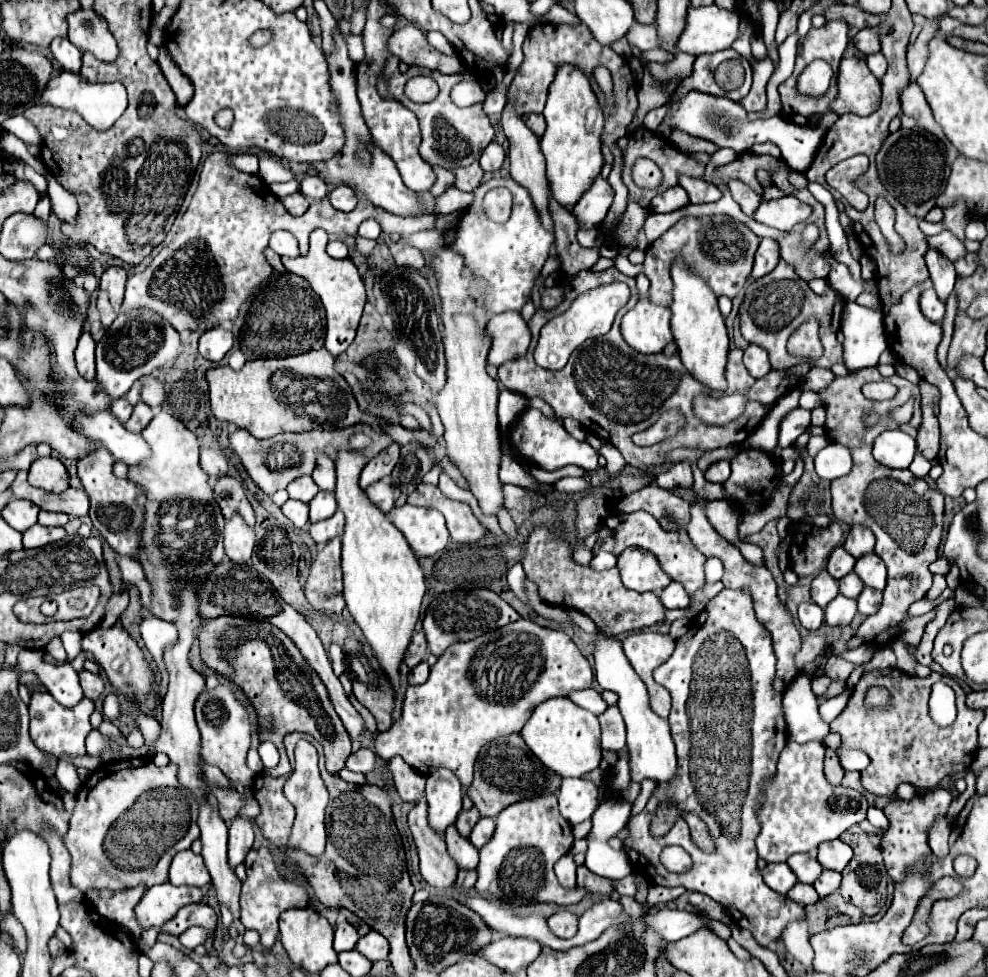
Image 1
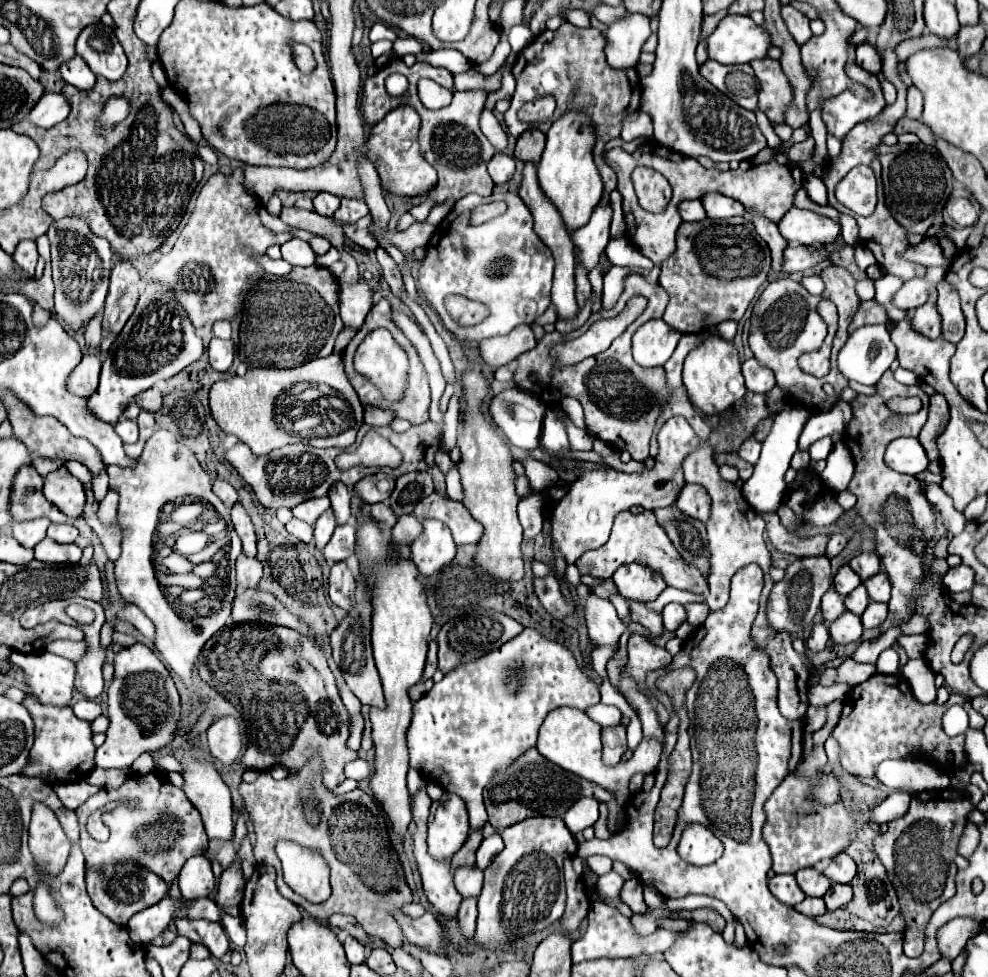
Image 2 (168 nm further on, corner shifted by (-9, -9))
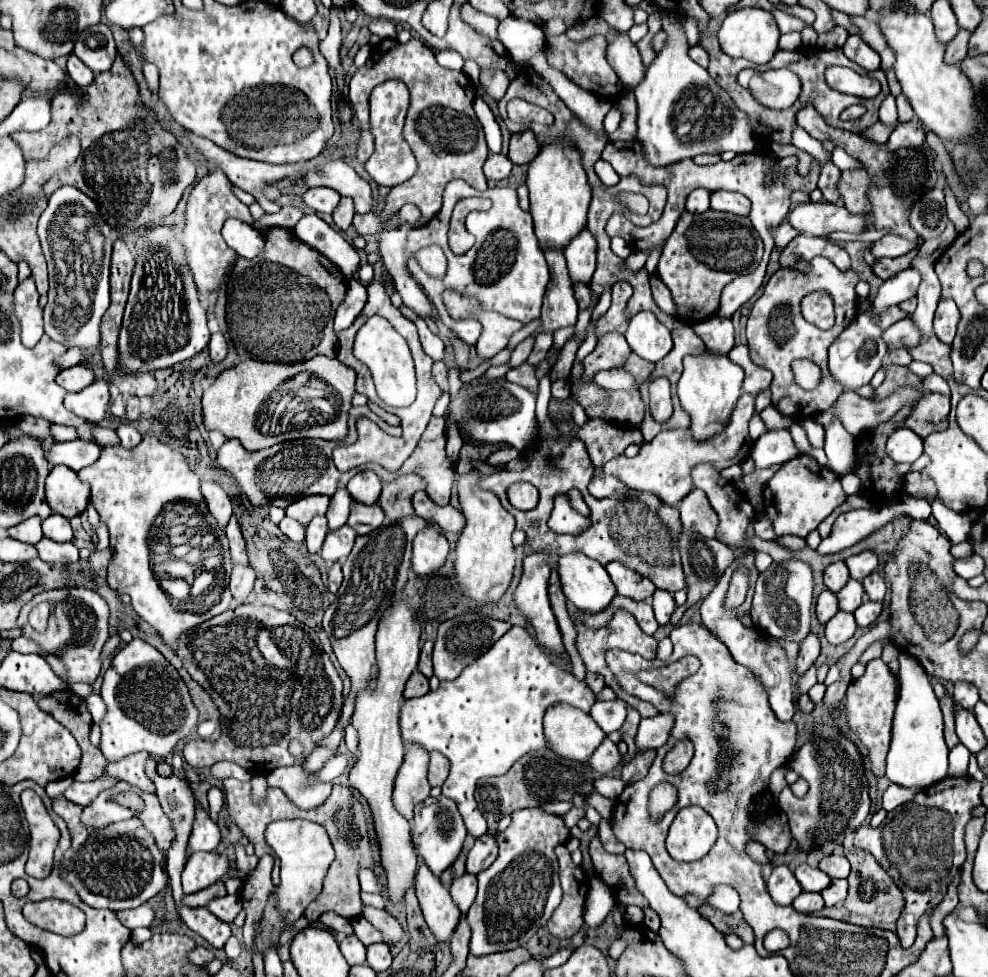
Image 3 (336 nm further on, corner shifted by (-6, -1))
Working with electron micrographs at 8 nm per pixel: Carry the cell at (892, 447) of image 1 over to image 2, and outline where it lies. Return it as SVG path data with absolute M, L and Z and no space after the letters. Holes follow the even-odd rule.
M914 437L894 439L886 449L886 465L898 473L916 475L928 467L928 457L924 447Z

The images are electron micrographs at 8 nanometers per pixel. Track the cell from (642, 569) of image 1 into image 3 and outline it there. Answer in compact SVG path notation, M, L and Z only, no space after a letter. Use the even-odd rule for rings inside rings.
M611 561L609 565L605 565L605 569L607 569L611 581L615 583L617 593L623 597L643 601L643 599L649 599L655 591L653 583L647 577L639 575L637 571L631 571L621 561Z

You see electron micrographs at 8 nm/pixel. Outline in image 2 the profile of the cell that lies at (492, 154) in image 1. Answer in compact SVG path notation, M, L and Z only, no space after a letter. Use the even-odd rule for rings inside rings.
M496 153L490 163L488 163L488 173L492 177L494 183L508 183L514 175L514 159L504 155L504 153Z

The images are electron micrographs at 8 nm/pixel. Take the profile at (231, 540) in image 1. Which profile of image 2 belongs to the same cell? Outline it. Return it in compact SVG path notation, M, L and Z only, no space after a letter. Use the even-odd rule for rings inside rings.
M240 555L236 561L236 579L238 585L244 589L256 589L258 581L262 577L262 565L256 559L250 559L246 555Z

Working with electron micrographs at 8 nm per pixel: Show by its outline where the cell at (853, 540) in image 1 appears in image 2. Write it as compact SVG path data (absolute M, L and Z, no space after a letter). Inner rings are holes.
M860 553L848 565L852 567L854 573L858 573L858 577L862 581L866 581L868 577L872 577L872 575L876 575L880 571L880 559L878 559L876 553Z

